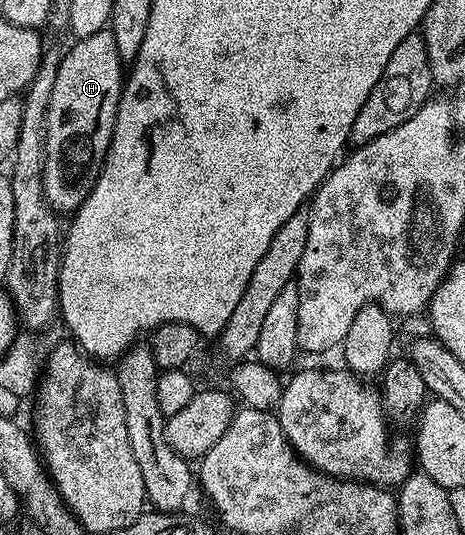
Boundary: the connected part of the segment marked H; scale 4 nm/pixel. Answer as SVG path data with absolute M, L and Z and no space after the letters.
M108 28L92 36L79 38L74 44L63 53L46 113L46 198L59 216L73 215L74 211L81 208L100 176L112 140L118 101L124 85L124 64L116 51L116 38Z

